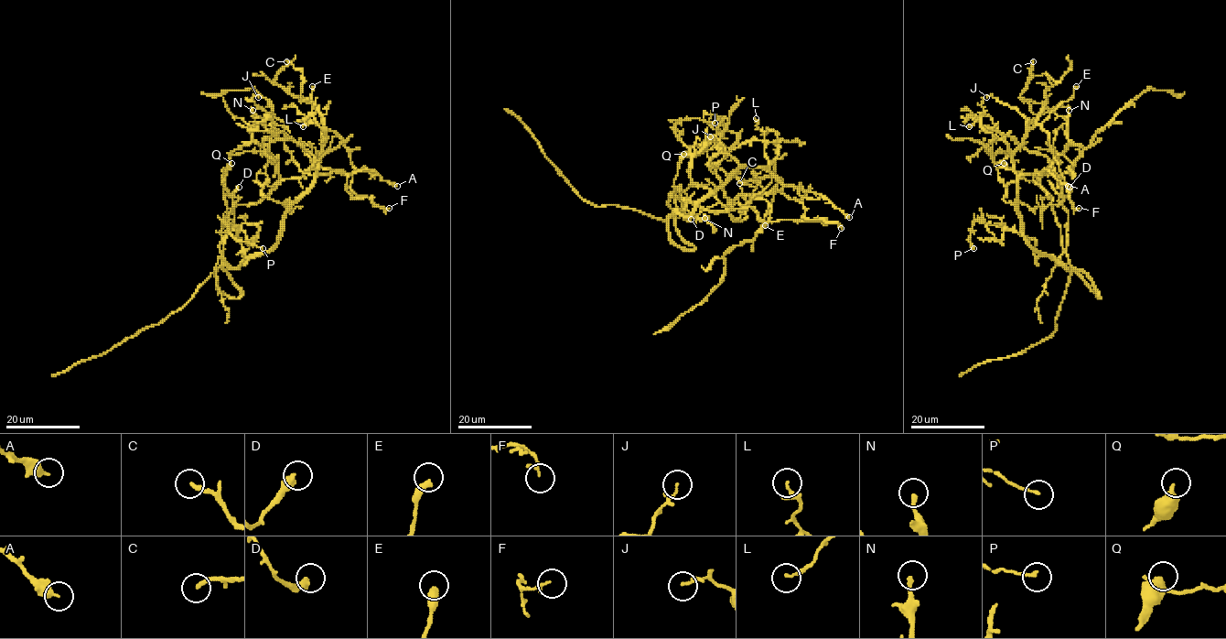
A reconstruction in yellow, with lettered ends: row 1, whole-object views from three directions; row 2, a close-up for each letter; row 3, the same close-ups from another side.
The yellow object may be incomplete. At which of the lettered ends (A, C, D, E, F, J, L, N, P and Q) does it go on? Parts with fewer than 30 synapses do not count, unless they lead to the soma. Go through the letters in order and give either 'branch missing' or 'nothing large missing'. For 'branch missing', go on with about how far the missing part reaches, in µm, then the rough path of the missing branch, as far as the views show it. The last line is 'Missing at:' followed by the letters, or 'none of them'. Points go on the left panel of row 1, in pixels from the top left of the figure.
A: nothing large missing
C: nothing large missing
D: nothing large missing
E: nothing large missing
F: nothing large missing
J: nothing large missing
L: nothing large missing
N: nothing large missing
P: nothing large missing
Q: nothing large missing
Missing at: none of them

